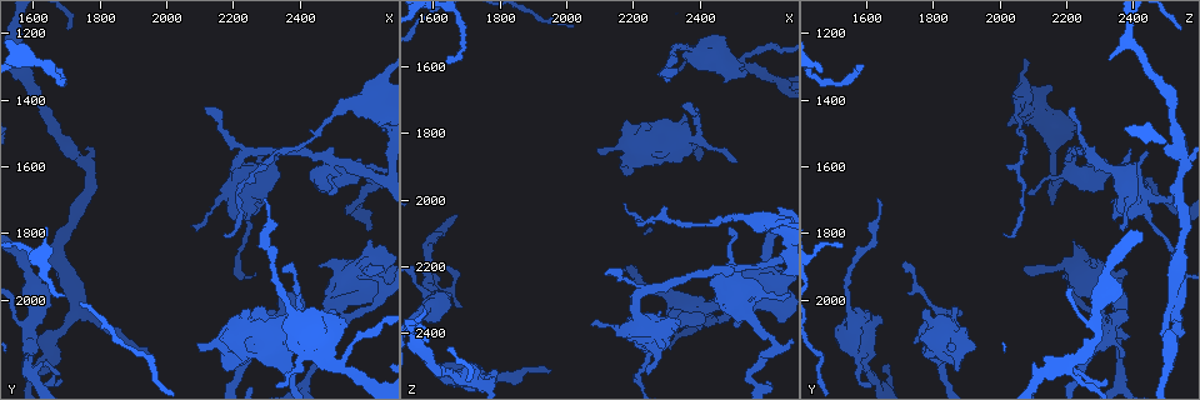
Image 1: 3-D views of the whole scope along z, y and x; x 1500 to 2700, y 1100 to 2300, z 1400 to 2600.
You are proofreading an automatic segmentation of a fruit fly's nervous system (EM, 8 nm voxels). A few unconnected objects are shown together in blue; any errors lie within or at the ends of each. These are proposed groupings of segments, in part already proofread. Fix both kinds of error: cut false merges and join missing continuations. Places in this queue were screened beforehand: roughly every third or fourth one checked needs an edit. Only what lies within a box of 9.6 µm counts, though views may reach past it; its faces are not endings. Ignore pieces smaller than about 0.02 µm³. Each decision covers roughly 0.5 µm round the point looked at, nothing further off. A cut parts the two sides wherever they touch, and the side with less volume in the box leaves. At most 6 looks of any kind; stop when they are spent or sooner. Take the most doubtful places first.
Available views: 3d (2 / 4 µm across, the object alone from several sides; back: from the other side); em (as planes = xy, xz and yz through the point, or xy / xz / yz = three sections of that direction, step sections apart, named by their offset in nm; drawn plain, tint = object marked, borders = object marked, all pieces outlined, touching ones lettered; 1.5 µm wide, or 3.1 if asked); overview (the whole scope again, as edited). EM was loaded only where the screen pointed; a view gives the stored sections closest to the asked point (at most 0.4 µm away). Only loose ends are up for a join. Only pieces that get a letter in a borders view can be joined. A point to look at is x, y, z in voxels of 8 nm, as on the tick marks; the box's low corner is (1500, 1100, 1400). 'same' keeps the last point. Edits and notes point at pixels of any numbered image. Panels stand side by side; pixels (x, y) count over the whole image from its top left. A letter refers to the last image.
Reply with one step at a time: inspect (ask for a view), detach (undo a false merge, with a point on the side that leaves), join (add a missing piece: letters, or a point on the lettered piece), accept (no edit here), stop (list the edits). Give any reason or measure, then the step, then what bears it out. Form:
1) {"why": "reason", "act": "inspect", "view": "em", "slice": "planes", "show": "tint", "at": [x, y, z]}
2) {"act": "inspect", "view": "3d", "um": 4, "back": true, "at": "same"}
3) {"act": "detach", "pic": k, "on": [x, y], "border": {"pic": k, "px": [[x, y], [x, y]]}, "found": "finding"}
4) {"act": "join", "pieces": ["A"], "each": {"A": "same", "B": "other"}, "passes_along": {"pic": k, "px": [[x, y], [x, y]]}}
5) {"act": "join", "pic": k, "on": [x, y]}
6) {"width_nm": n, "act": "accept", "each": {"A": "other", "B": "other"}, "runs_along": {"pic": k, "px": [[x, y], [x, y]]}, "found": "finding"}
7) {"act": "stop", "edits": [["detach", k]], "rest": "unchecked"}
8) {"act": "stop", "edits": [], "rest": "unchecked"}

{"why": "thin arm on a thick one", "act": "inspect", "view": "3d", "um": 2, "at": [2480, 1580, 2210]}

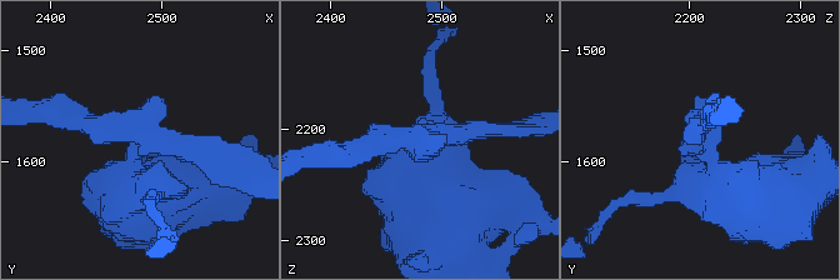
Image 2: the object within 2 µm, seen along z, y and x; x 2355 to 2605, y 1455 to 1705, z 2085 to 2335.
{"why": "now the EM", "act": "inspect", "view": "em", "slice": "xy", "step": 4, "show": "borders", "at": [2488, 1578, 2208]}

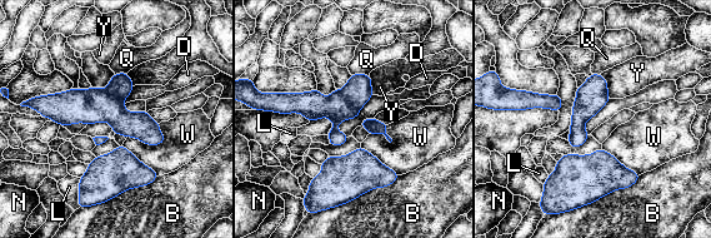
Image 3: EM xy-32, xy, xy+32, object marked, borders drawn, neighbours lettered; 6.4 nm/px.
{"act": "detach", "pic": 3, "on": [357, 92], "each": {"B": "other", "D": "other", "L": "other", "N": "other", "Q": "other", "W": "other", "Y": "other"}, "border": {"pic": 3, "px": [[339, 90], [359, 110]]}, "found": "two cells meet here"}

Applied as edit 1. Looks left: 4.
{"why": "see it whole again", "act": "inspect", "view": "overview"}

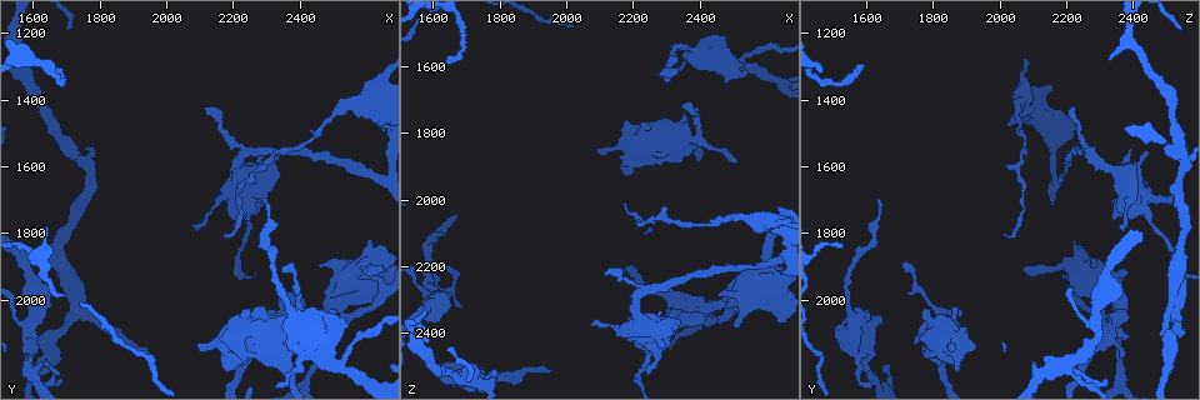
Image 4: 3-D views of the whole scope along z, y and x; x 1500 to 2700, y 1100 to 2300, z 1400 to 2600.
{"why": "tapers out", "act": "inspect", "view": "3d", "um": 2, "at": [1640, 1310, 1590]}

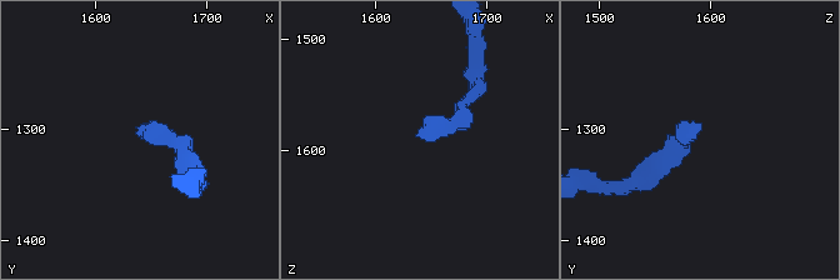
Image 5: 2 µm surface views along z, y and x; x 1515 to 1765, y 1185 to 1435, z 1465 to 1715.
{"why": "need the tissue", "act": "inspect", "view": "em", "slice": "planes", "show": "tint", "at": [1642, 1308, 1588]}

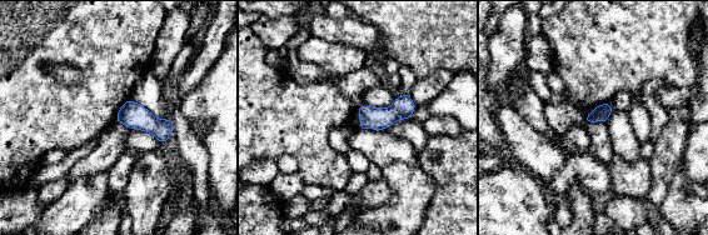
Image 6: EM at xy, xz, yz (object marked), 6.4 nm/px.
{"act": "inspect", "view": "em", "slice": "planes", "show": "borders", "at": "same"}

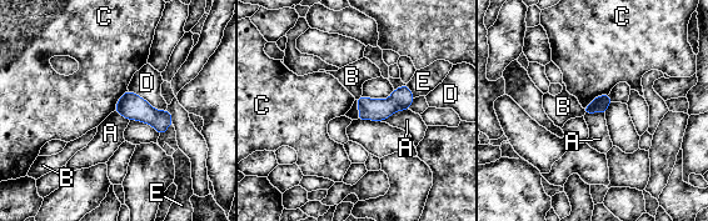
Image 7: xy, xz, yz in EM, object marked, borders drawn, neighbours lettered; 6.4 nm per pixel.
{"act": "accept", "each": {"A": "other", "B": "other", "C": "other", "D": "other", "E": "other"}, "border": {"pic": 7, "px": [[408, 109], [394, 111], [382, 121]]}, "found": "none of them fits"}

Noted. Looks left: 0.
{"act": "stop", "edits": [["detach", 3]], "rest": "unchecked"}

